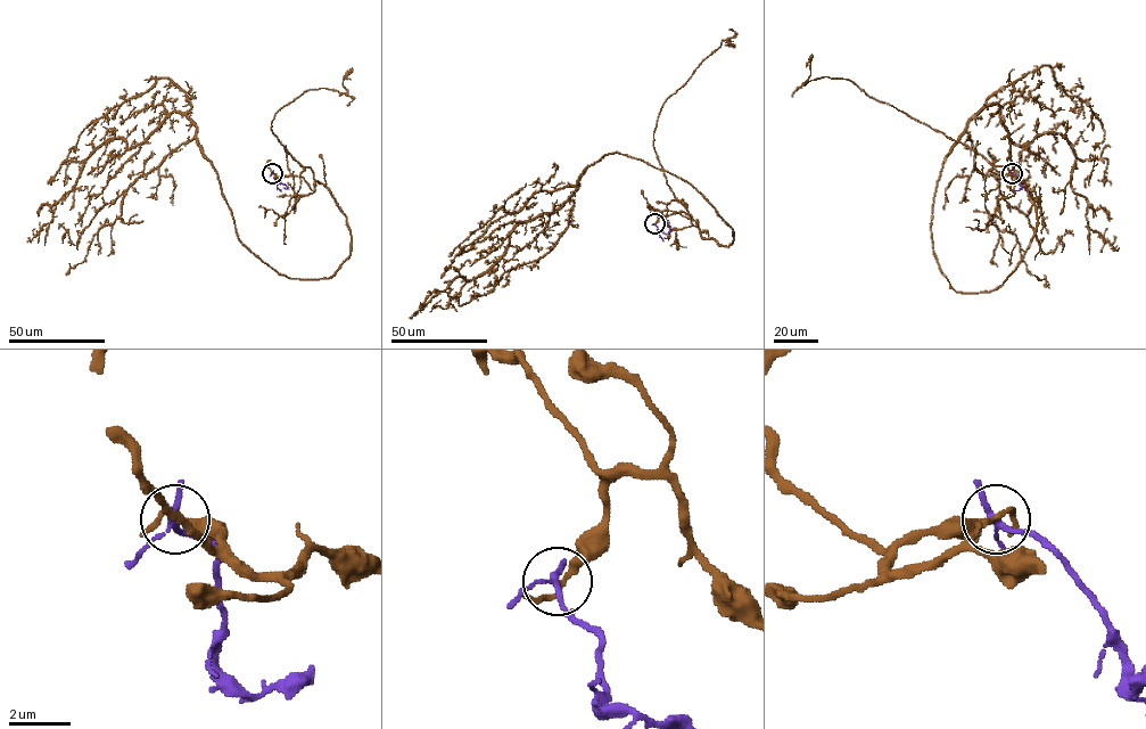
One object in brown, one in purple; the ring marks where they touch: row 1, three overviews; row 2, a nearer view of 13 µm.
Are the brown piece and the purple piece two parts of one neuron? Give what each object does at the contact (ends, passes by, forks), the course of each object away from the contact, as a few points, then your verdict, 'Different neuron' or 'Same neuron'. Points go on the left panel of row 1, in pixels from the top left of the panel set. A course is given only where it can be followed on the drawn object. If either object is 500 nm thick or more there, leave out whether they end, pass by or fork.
At the ring brown passes by. At the ring purple forks. Course of brown: (272, 173), (346, 215), (331, 276), (241, 243), (173, 112), (101, 144), (27, 243). Course of purple: (272, 173), (275, 182), (288, 189), (283, 188). Different neuron

